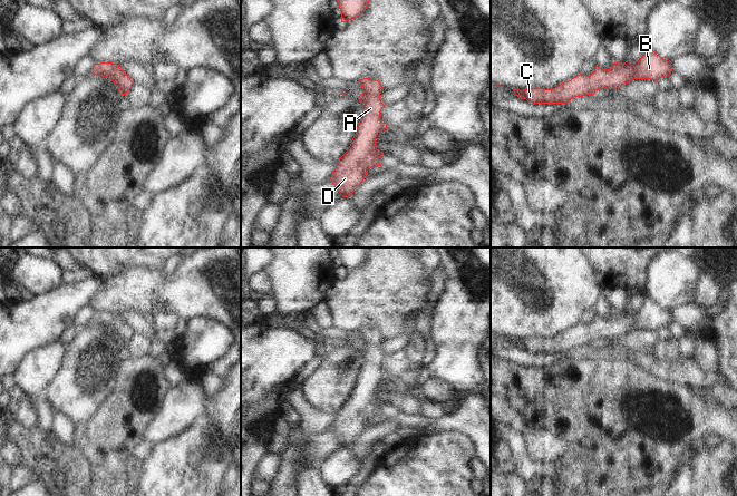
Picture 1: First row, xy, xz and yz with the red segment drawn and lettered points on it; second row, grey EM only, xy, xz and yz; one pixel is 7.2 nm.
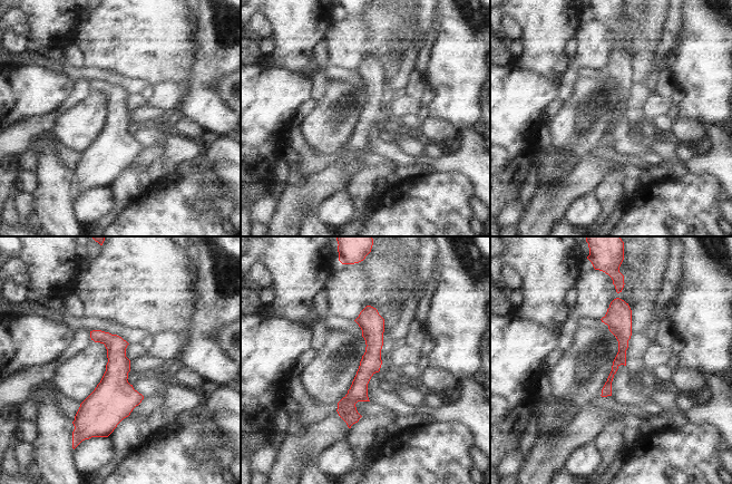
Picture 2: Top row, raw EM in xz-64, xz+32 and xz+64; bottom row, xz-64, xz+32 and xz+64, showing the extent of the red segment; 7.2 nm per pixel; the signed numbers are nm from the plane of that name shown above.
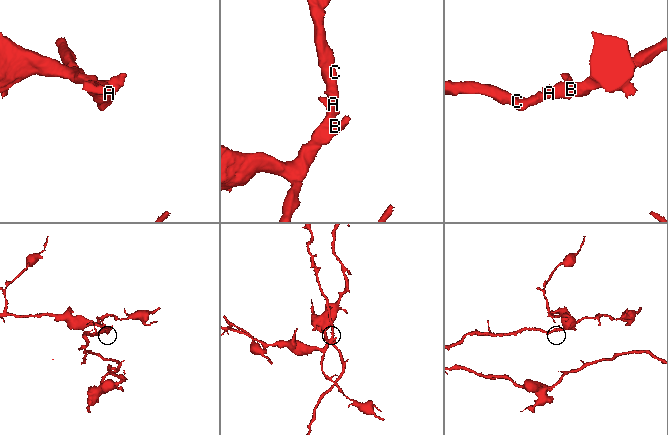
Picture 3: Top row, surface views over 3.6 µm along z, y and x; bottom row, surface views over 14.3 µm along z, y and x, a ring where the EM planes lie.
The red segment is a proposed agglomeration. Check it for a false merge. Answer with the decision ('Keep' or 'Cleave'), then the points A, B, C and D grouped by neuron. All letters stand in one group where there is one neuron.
Keep. Groups: A B C D.

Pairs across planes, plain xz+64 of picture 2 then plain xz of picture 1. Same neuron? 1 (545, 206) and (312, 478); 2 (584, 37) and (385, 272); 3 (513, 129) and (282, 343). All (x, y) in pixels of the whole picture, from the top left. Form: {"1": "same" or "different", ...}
{"1": "different", "2": "same", "3": "same"}

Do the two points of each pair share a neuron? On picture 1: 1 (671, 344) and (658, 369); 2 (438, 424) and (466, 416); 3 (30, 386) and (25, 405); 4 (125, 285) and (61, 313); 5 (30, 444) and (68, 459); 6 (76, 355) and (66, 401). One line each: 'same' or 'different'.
1: different
2: same
3: different
4: different
5: same
6: same

